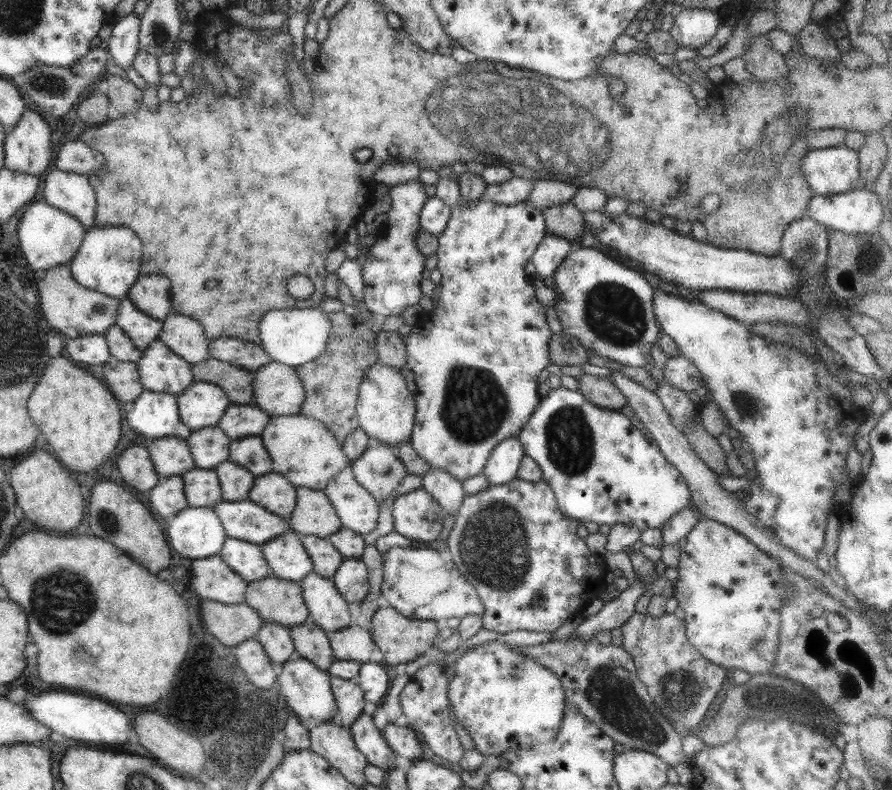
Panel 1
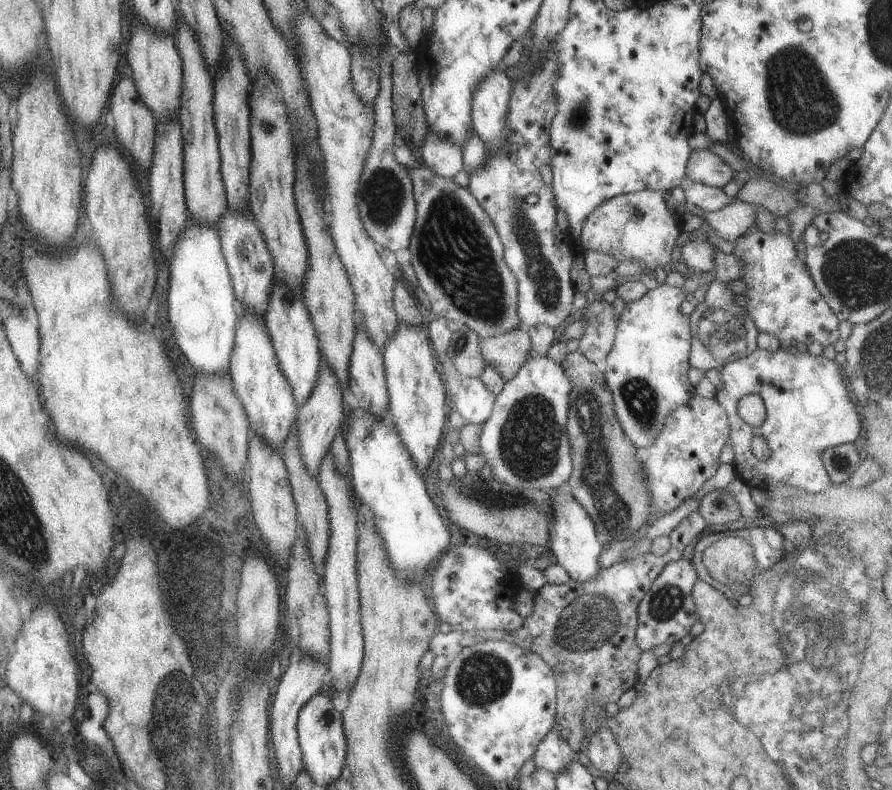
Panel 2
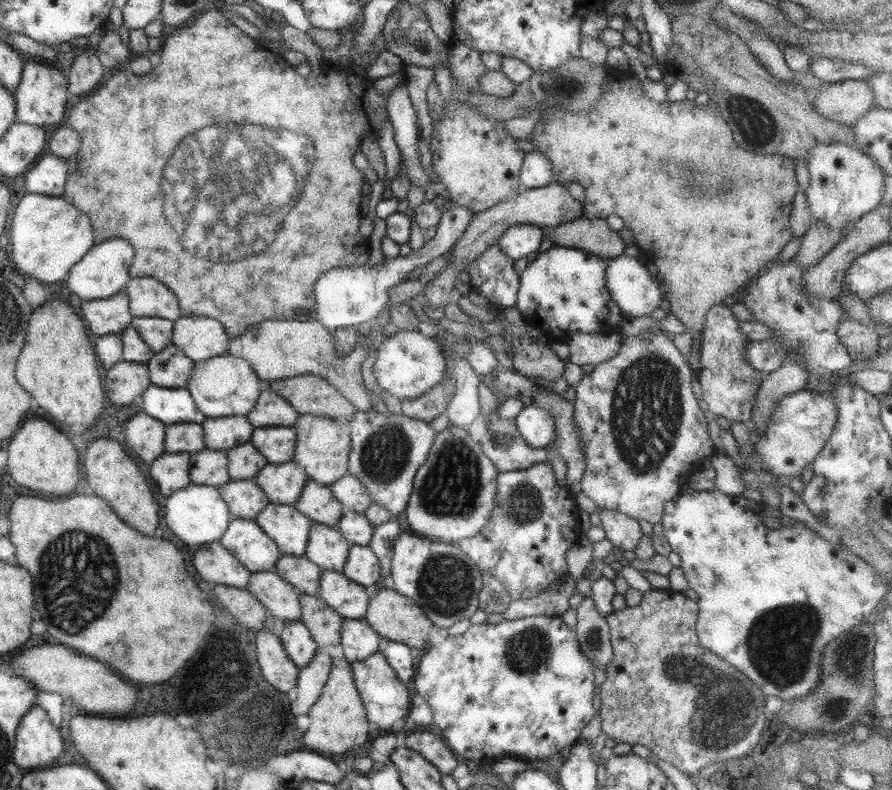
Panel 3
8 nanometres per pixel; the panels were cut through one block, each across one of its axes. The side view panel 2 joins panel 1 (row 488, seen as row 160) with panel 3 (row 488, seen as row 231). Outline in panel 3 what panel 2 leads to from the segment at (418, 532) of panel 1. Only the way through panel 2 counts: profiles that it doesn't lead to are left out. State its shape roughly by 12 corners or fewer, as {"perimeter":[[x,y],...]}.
{"perimeter":[[464,428],[438,432],[410,530],[463,545],[495,510],[499,470]]}

